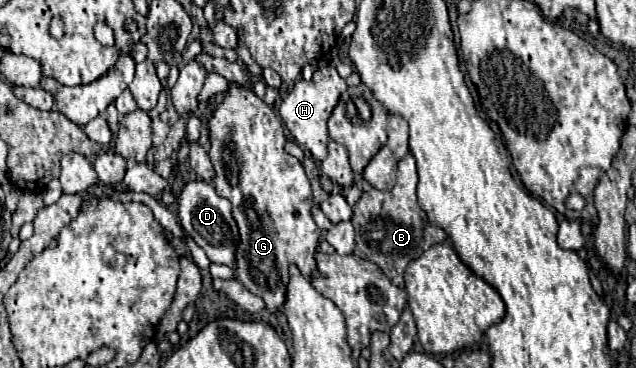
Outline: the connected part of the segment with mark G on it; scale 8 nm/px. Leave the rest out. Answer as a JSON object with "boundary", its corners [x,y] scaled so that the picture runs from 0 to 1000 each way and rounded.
{"boundary":[[[369,223],[351,250],[351,272],[338,288],[335,310],[329,315],[329,429],[338,451],[338,516],[344,533],[357,538],[366,554],[366,592],[376,614],[379,663],[373,679],[373,717],[369,745],[373,761],[398,799],[417,815],[420,842],[436,848],[445,832],[445,810],[451,793],[451,755],[454,755],[454,717],[467,717],[470,734],[489,755],[495,750],[495,685],[502,668],[505,625],[489,592],[492,560],[492,522],[486,484],[476,462],[473,435],[448,413],[448,364],[442,342],[442,321],[423,293],[410,266],[398,255],[395,239],[376,234]]]}

